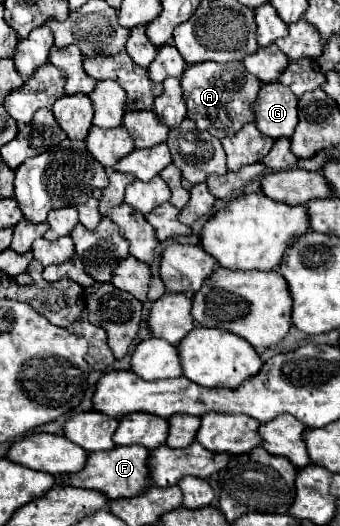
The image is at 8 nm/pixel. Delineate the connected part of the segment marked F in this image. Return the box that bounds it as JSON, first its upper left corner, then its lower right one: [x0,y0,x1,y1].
[62,446,150,498]

